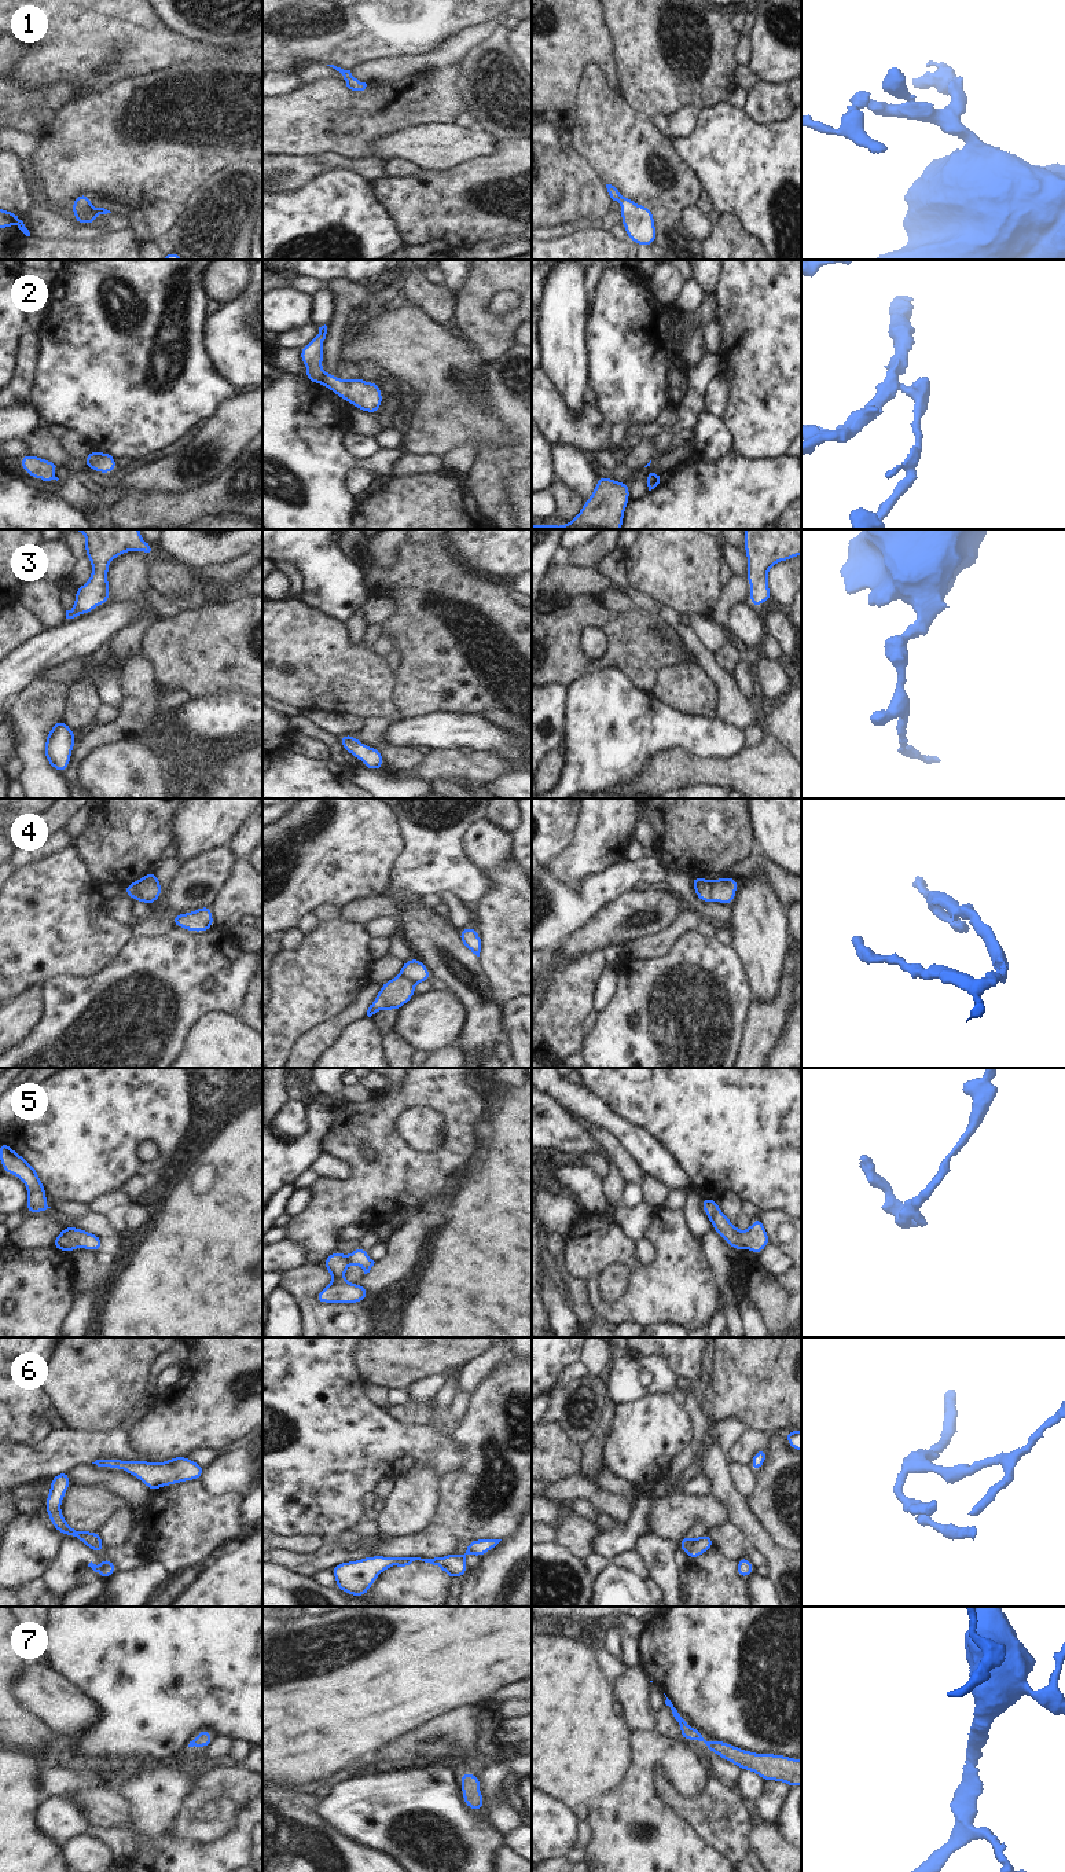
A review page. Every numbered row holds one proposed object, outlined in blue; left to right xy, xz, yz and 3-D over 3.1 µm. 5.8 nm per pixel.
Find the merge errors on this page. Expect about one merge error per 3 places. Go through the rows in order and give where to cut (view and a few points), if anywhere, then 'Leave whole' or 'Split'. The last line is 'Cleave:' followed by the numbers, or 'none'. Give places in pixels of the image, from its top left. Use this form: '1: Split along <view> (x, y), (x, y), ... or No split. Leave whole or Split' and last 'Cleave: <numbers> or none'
1: No split. Leave whole
2: Split along xz (323, 371), (320, 382). Split
3: No split. Leave whole
4: Split along yz (713, 881), (712, 899). Split
5: No split. Leave whole
6: No split. Leave whole
7: No split. Leave whole
Cleave: 2, 4.

